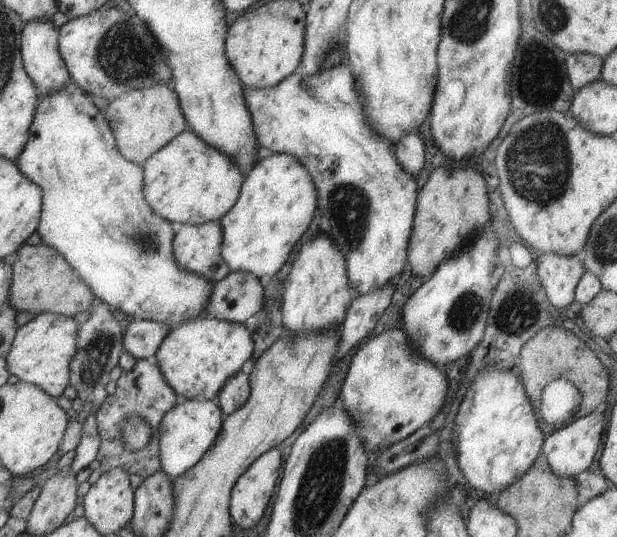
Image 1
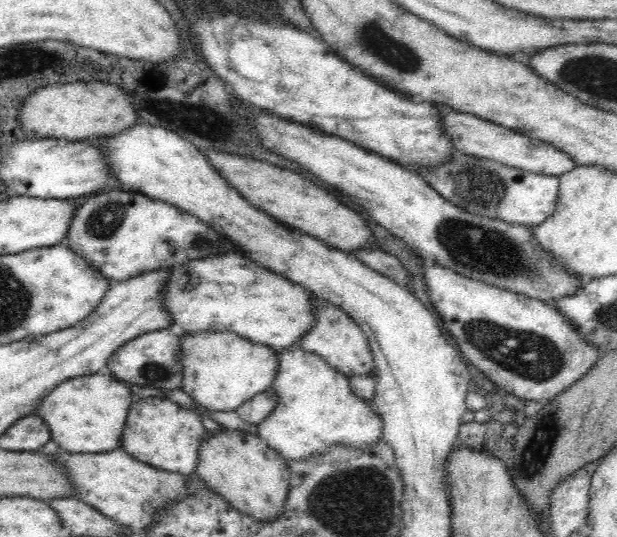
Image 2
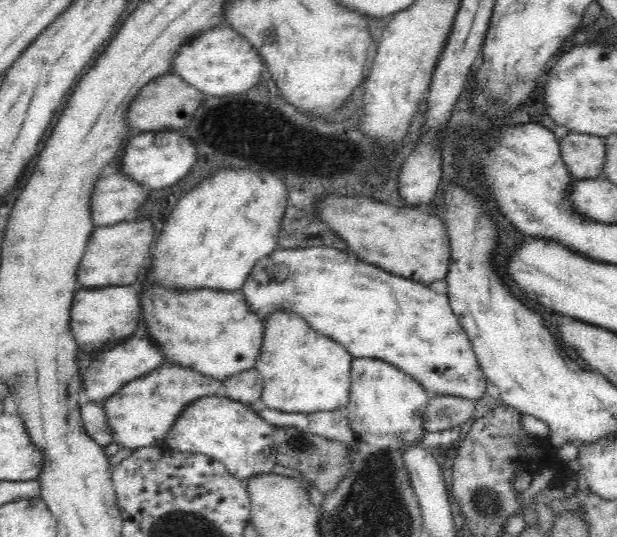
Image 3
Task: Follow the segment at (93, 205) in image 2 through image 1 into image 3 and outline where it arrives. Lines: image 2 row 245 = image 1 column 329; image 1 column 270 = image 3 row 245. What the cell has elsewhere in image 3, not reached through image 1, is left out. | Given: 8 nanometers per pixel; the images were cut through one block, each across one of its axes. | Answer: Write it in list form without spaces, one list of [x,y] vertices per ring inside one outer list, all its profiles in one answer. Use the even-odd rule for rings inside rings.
[[[137,215],[111,226],[95,227],[78,263],[77,284],[84,288],[102,288],[108,284],[135,285],[151,258],[150,245],[154,242],[154,236],[152,222],[142,220],[142,216]]]

